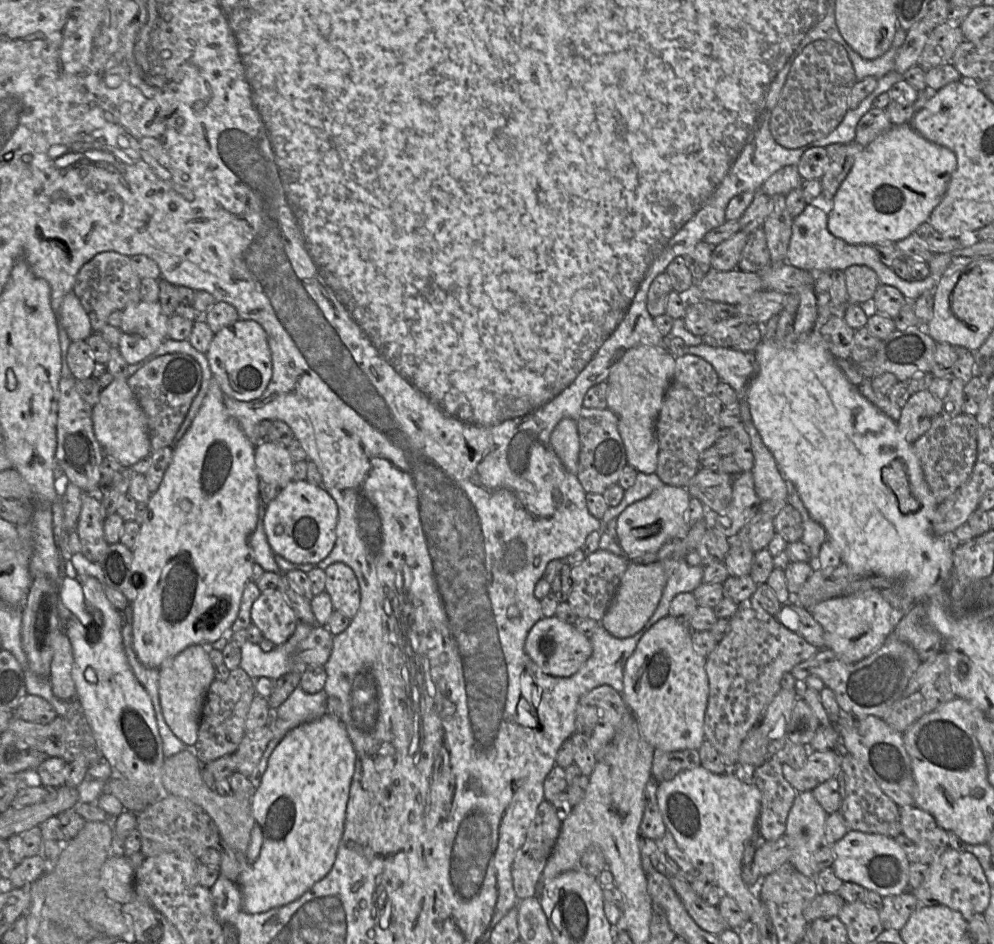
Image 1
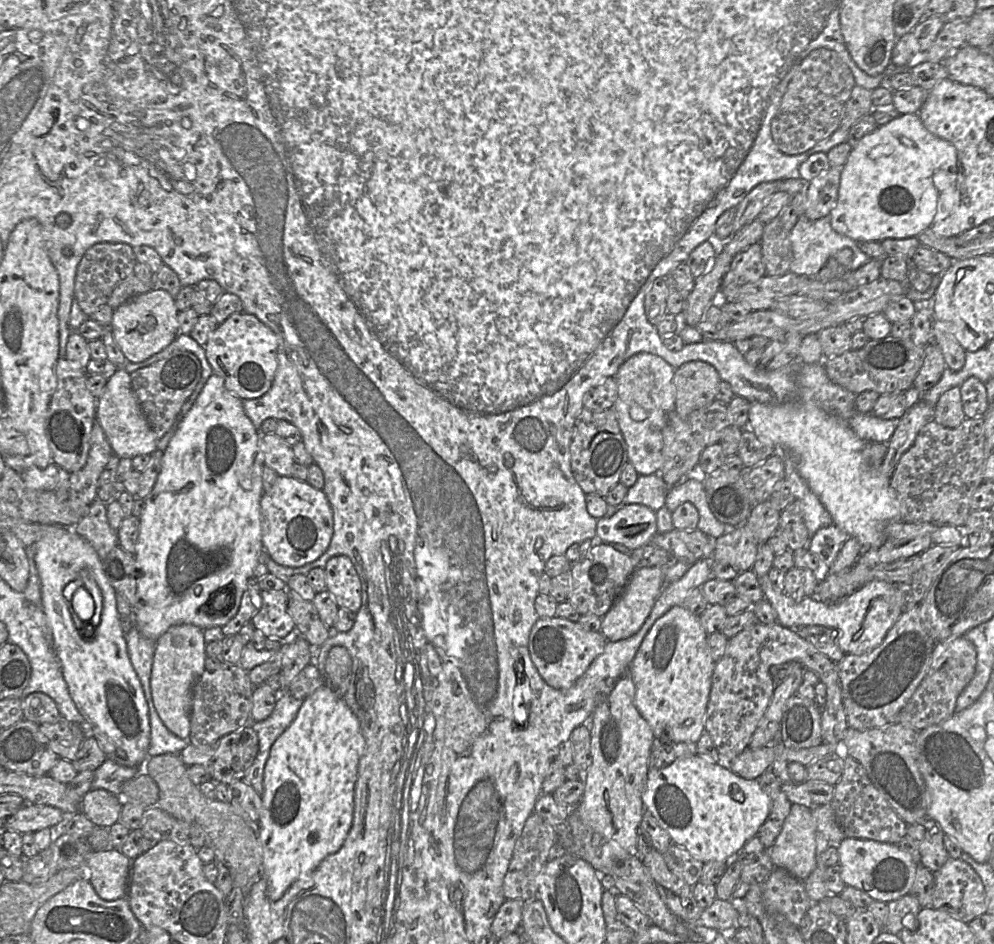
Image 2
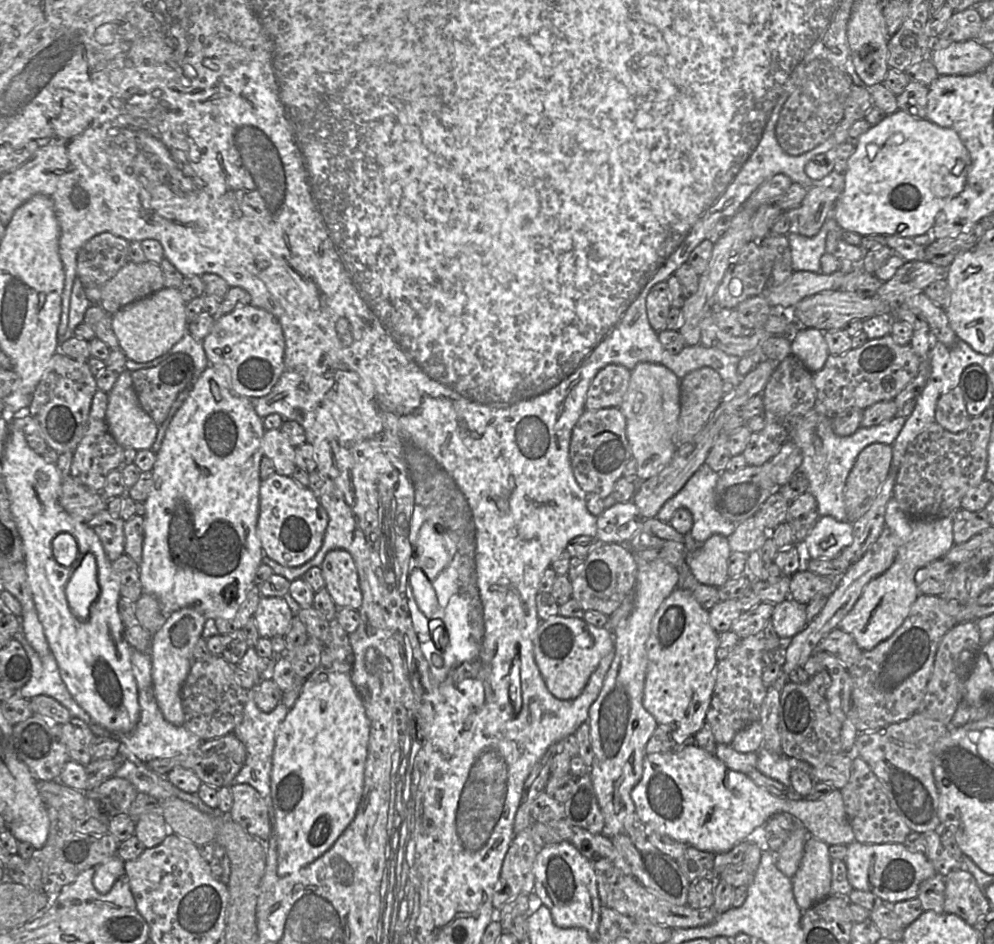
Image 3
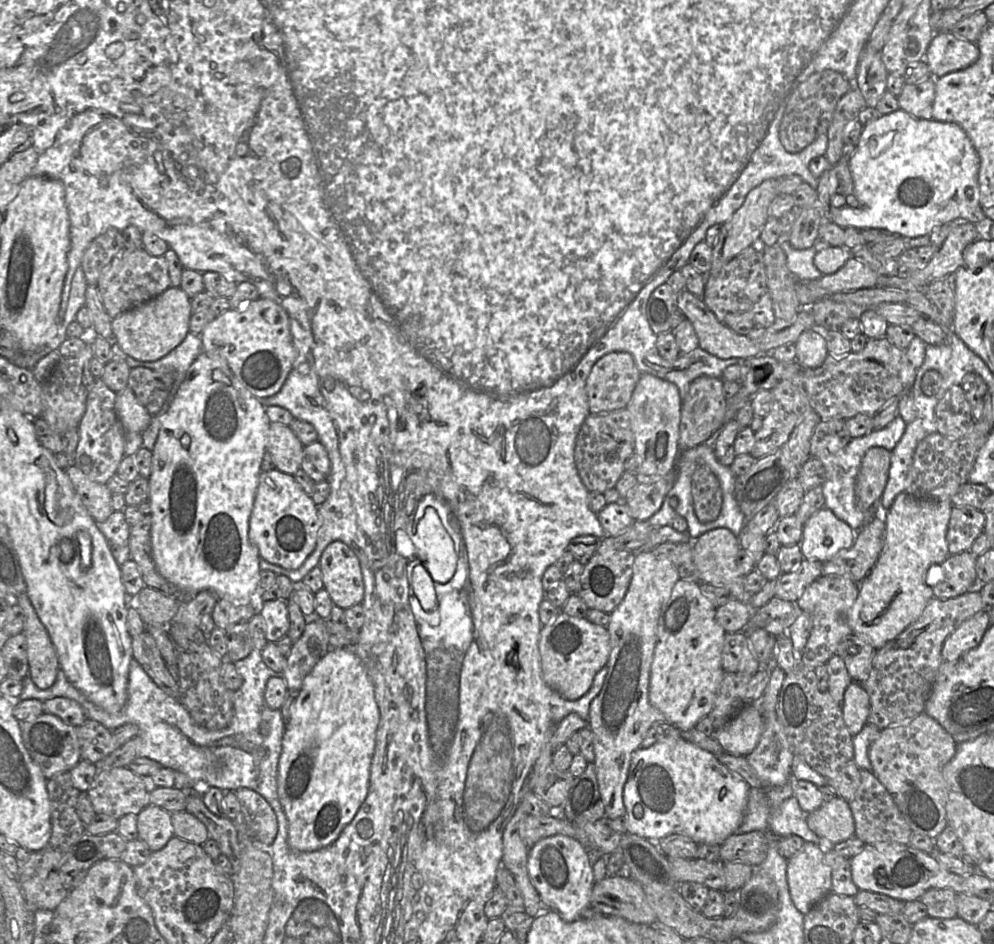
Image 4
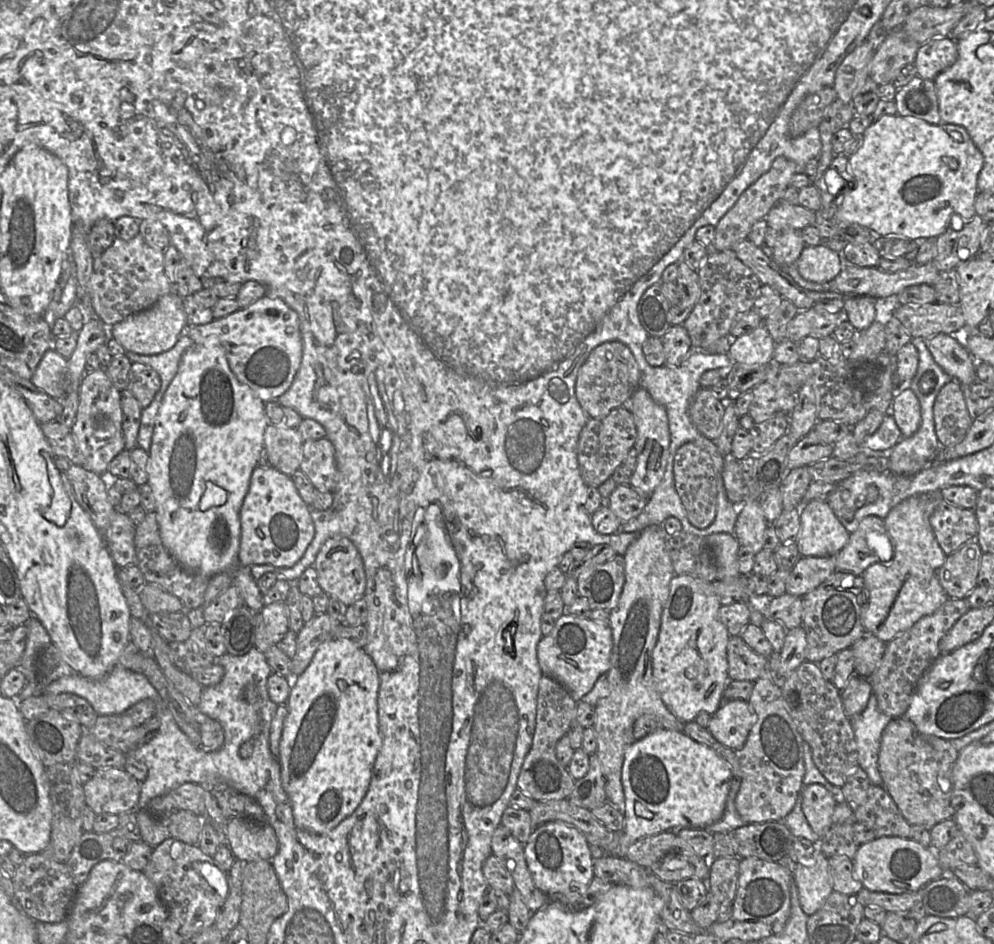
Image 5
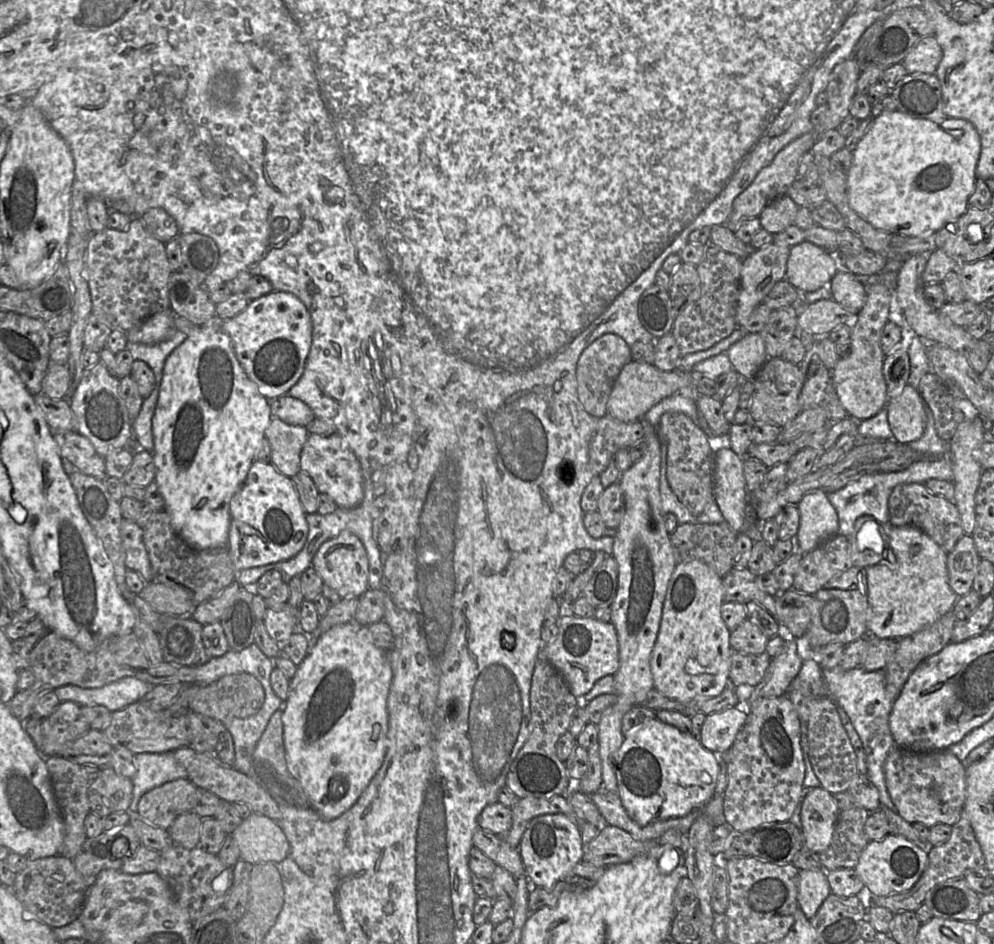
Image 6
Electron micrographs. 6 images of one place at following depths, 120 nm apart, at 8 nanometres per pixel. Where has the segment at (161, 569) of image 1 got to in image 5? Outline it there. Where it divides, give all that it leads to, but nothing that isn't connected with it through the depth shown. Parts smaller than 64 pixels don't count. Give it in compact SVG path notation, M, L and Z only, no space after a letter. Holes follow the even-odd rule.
M194 343L183 354L178 371L163 396L147 463L147 483L155 498L160 537L167 551L193 573L212 577L221 572L234 572L232 584L238 589L244 604L254 613L264 607L263 595L250 567L238 565L240 510L251 474L258 466L264 448L264 433L270 423L265 404L250 387L236 378L222 346L206 347Z

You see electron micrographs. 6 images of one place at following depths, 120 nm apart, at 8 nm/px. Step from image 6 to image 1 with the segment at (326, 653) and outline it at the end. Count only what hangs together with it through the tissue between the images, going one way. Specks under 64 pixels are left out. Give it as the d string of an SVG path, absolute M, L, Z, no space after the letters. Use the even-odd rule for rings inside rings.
M325 714L319 719L303 723L291 729L274 748L268 759L267 767L262 776L261 783L255 790L251 799L251 811L254 818L254 826L251 830L247 850L245 853L235 854L240 869L237 886L241 892L241 907L243 911L249 914L264 913L273 908L289 904L299 899L317 881L329 873L336 860L339 845L344 833L347 805L350 798L351 786L355 772L355 761L356 755L353 744L344 724L339 718L330 714Z

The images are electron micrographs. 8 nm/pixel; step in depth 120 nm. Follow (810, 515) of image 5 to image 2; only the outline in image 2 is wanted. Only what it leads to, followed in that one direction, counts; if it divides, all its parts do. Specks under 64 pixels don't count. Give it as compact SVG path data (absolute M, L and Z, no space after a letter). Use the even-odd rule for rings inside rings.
M832 524L819 529L810 539L808 549L826 568L830 568L843 544L850 538L845 531Z

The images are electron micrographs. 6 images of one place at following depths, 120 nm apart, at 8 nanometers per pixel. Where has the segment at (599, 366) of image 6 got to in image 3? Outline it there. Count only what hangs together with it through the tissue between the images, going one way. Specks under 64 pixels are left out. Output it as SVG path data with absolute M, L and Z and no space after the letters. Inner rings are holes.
M610 364L593 379L586 396L586 410L619 408L628 389L631 371L623 365Z

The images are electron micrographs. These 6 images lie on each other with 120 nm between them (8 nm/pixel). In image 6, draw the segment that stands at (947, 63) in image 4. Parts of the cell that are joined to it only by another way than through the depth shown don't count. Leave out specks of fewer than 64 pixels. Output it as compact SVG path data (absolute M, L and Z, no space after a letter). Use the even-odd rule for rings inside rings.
M934 35L922 38L902 61L908 73L935 74L942 49Z

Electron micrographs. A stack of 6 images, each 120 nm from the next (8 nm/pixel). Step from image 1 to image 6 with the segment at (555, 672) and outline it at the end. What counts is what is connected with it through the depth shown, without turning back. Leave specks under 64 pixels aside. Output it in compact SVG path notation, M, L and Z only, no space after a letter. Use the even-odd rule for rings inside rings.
M560 618L559 632L548 644L543 644L543 655L562 675L571 692L579 699L587 694L602 677L614 675L620 666L619 642L612 622L594 618Z

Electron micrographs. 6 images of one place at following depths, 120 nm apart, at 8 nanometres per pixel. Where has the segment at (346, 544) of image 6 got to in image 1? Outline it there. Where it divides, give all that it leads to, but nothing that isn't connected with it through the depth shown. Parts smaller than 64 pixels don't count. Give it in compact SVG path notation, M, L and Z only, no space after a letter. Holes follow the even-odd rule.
M335 562L326 569L325 591L330 595L335 610L352 619L360 607L360 585L353 569Z

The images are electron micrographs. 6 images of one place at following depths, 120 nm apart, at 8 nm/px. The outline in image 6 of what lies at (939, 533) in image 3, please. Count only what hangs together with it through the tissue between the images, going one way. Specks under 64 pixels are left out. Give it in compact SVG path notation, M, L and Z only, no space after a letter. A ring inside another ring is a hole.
M889 522L881 526L885 531L886 543L893 550L895 562L885 558L880 563L866 568L869 614L868 634L880 639L901 639L910 636L935 623L950 612L959 596L951 589L947 572L947 552L927 534L916 527L895 527Z

